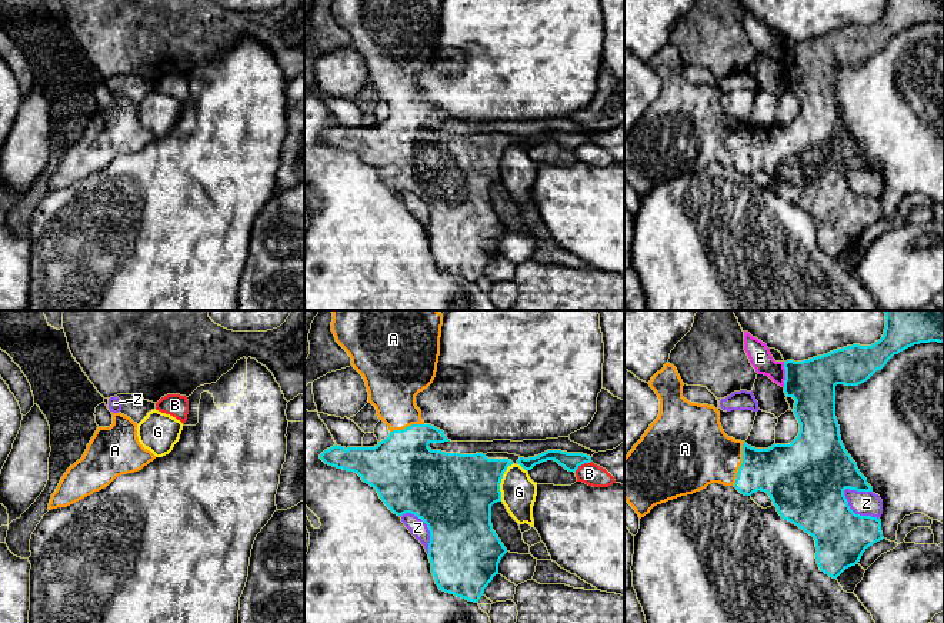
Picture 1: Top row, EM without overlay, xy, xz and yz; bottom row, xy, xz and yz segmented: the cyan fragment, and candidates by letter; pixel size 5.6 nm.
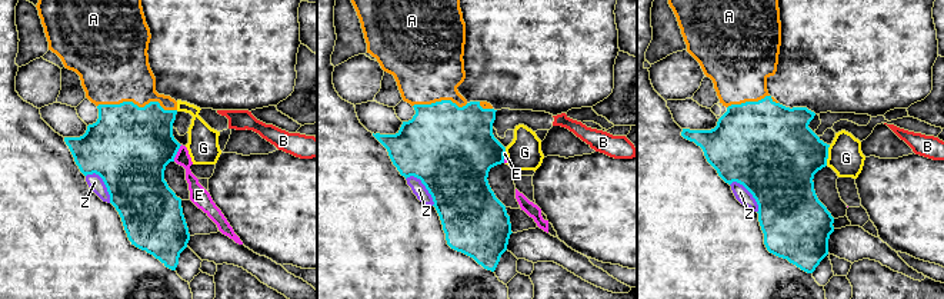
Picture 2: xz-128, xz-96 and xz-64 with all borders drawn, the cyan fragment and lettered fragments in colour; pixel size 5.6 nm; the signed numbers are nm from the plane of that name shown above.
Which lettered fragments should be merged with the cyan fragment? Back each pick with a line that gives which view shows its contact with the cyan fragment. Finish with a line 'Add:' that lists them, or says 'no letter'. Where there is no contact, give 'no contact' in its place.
A: meets cyan in yz
Add: A

